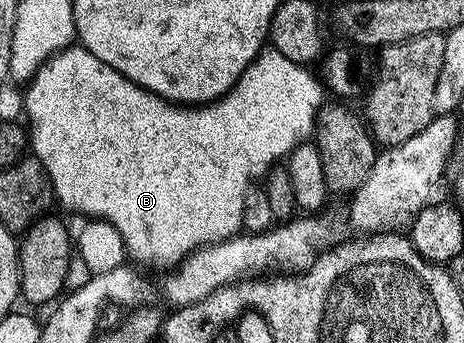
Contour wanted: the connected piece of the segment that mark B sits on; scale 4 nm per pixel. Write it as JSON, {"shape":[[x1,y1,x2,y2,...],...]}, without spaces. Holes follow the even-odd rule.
{"shape":[[73,47,73,48,71,48,71,49,66,49,66,50,64,50,64,52,62,52,62,53,59,53,59,54,58,54,58,56,56,56,56,57,54,57,54,58,52,58,52,60,51,60,51,61,47,61,47,62,46,62,46,64,45,64,45,65,43,65,43,66,42,66,42,68,41,68,41,69,39,69,39,70,38,70,38,72,36,72,36,76,35,76,35,77,33,77,33,78,32,78,32,80,31,80,31,82,30,82,30,84,29,84,29,85,28,85,28,86,27,86,27,89,26,89,26,117,27,117,27,120,29,120,29,119,30,119,30,120,32,120,32,129,33,129,33,130,32,130,32,129,31,129,31,132,32,132,32,133,33,133,33,134,34,134,34,149,35,149,35,145,36,145,36,150,34,150,34,153,35,153,35,156,36,156,36,157,37,157,37,158,38,158,38,159,39,159,39,160,40,160,40,161,41,161,41,163,43,163,43,165,44,165,44,172,45,172,45,173,47,173,47,175,48,175,48,180,49,180,49,182,50,182,50,189,51,189,51,192,52,192,52,193,53,193,53,194,54,194,54,197,55,197,55,200,56,200,56,201,57,201,57,202,59,202,59,201,61,201,61,203,62,203,62,204,64,204,64,205,65,205,65,207,66,207,66,208,68,208,68,209,73,209,73,211,74,211,74,212,76,212,76,213,85,213,85,215,86,215,86,216,88,216,88,219,95,219,95,220,98,220,98,221,106,221,106,222,108,222,108,224,109,224,109,225,112,225,112,226,113,226,113,227,115,227,115,229,116,229,116,231,117,231,117,233,119,233,119,235,120,235,120,240,121,240,121,242,122,242,122,244,123,244,123,246,124,246,124,248,125,248,125,250,126,250,126,253,127,253,127,256,128,256,128,257,129,257,129,258,131,258,131,257,137,257,137,259,138,259,138,260,140,260,140,261,164,261,164,260,166,260,166,259,167,259,167,257,178,257,178,256,179,256,179,257,178,257,178,258,181,258,181,257,182,257,182,256,183,256,183,255,186,255,186,254,189,254,189,253,190,253,190,252,191,252,191,251,194,251,194,250,197,250,197,249,198,249,198,248,199,248,199,247,201,247,201,246,209,246,209,245,210,245,210,244,211,244,211,243,217,243,217,242,223,242,223,241,231,241,231,240,232,240,232,239,233,239,233,238,234,238,234,237,236,237,236,236,237,236,237,234,239,234,239,233,240,233,240,232,241,232,241,230,243,230,243,229,244,229,244,204,245,204,245,203,246,203,246,199,247,199,247,198,248,198,248,194,249,194,249,192,250,192,250,190,251,190,251,189,252,189,252,188,253,188,253,185,254,185,254,183,256,183,256,182,252,182,252,181,256,181,256,180,258,180,258,179,259,179,259,177,260,177,260,180,261,180,261,179,264,179,264,178,267,178,267,176,268,176,268,174,269,174,269,173,271,173,271,172,272,172,272,170,273,170,273,169,275,169,275,168,277,168,277,166,279,166,279,165,280,165,280,164,281,164,281,162,283,162,283,161,284,161,284,160,285,160,285,159,287,159,287,158,289,158,289,157,291,157,291,155,292,155,292,152,294,152,294,151,295,151,295,150,296,150,296,147,297,147,297,145,299,145,299,144,301,144,301,143,308,143,308,142,311,142,311,141,312,141,312,140,313,140,313,137,314,137,314,134,315,134,315,132,316,132,316,130,317,130,317,128,318,128,318,118,319,118,319,117,320,117,320,116,321,116,321,113,322,113,322,110,323,110,323,109,324,109,324,108,325,108,325,105,326,105,326,100,325,100,325,101,324,101,324,95,325,95,325,96,326,96,326,89,325,89,325,87,324,87,324,85,323,85,323,84,322,84,322,82,321,82,321,78,320,78,320,77,319,77,319,76,317,76,317,74,316,74,316,73,315,73,315,72,314,72,314,74,312,74,312,73,311,73,311,72,312,72,312,71,313,71,313,70,312,70,312,69,311,69,311,68,308,68,308,67,305,67,305,66,302,66,302,65,295,65,295,63,293,63,293,62,291,62,291,61,290,61,290,59,286,59,286,56,285,56,285,55,282,55,282,54,280,54,280,53,279,53,279,52,278,52,278,50,276,50,276,49,274,49,274,48,273,48,273,47,268,47,268,48,265,48,265,50,264,50,264,52,263,52,263,53,261,53,261,54,260,54,260,56,259,56,259,57,257,57,257,59,256,59,256,61,255,61,255,63,254,63,254,64,253,64,253,65,251,65,251,67,249,67,249,68,248,68,248,69,247,69,247,71,245,71,245,73,244,73,244,74,243,74,243,75,242,75,242,79,241,79,241,80,240,80,240,82,238,82,238,83,237,83,237,84,236,84,236,86,235,86,235,87,234,87,234,88,233,88,233,89,231,89,231,90,230,90,230,91,229,91,229,92,228,92,228,93,227,93,227,95,225,95,225,97,223,97,223,98,222,98,222,100,220,100,220,101,214,101,214,102,212,102,212,104,211,104,211,105,202,105,202,106,199,106,199,107,185,107,185,106,182,106,182,105,173,105,173,104,172,104,172,102,170,102,170,101,165,101,165,100,164,100,164,98,163,98,163,97,160,97,160,96,159,96,159,95,158,95,158,94,157,94,157,93,151,93,151,92,150,92,150,91,146,91,146,90,145,90,145,89,143,89,143,88,142,88,142,87,138,87,138,86,137,86,137,85,135,85,135,83,133,83,133,81,131,81,131,80,130,80,130,79,126,79,126,78,124,78,124,79,123,79,123,81,118,81,118,83,116,83,116,85,114,85,114,89,112,89,112,85,110,85,110,91,108,91,108,85,104,85,104,81,108,81,108,75,112,75,112,68,110,68,110,66,108,66,108,65,107,65,107,64,106,64,106,63,102,63,102,59,98,59,98,58,97,58,97,57,95,57,95,55,93,55,93,54,92,54,92,53,91,53,91,51,90,51,90,50,89,50,89,49,85,49,85,48,83,48,83,47],[92,79,94,79,94,81,98,81,98,89,96,89,96,91,102,91,102,93,106,93,106,95,112,95,112,93,116,93,116,91,118,91,118,89,122,89,122,91,124,91,124,93,128,93,128,91,134,91,134,101,130,101,130,103,132,103,132,105,134,105,134,121,132,121,132,127,122,127,122,129,116,129,116,131,108,131,108,129,104,129,104,131,98,131,98,133,94,133,94,127,80,127,80,123,78,123,78,119,80,119,80,107,84,107,84,105,86,105,86,103,88,103,88,105,90,105,90,81,92,81],[160,129,162,129,162,131,164,131,164,139,152,139,152,167,128,167,128,165,136,165,136,161,142,161,142,159,136,159,136,155,138,155,138,153,140,153,140,155,142,155,142,153,144,153,144,151,146,151,146,147,144,147,144,145,146,145,146,135,148,135,148,137,152,137,152,135,158,135,158,133,160,133]]}

